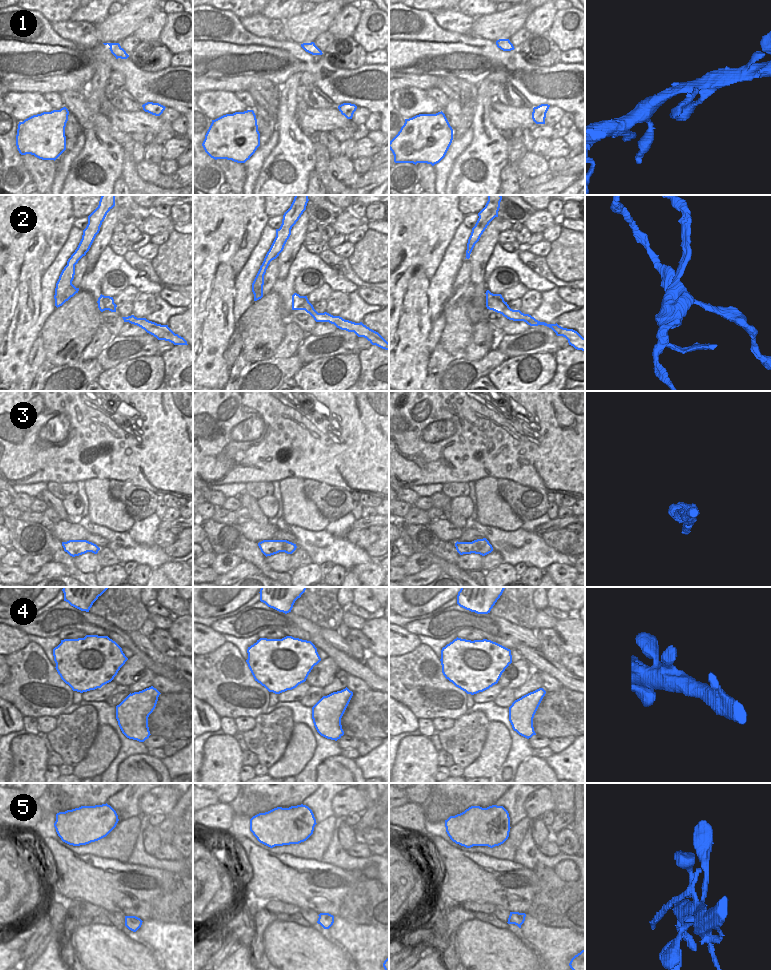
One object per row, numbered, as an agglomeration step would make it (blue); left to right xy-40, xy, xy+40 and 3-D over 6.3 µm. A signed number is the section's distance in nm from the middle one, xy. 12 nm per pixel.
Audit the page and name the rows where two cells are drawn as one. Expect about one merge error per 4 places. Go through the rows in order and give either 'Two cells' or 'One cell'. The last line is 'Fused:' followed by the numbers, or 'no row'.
1: One cell
2: Two cells
3: One cell
4: One cell
5: Two cells
Fused: 2, 5.

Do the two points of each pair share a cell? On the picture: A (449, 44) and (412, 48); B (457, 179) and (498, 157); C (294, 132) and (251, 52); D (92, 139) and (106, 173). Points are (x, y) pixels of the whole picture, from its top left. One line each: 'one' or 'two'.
A: one
B: one
C: two
D: one

